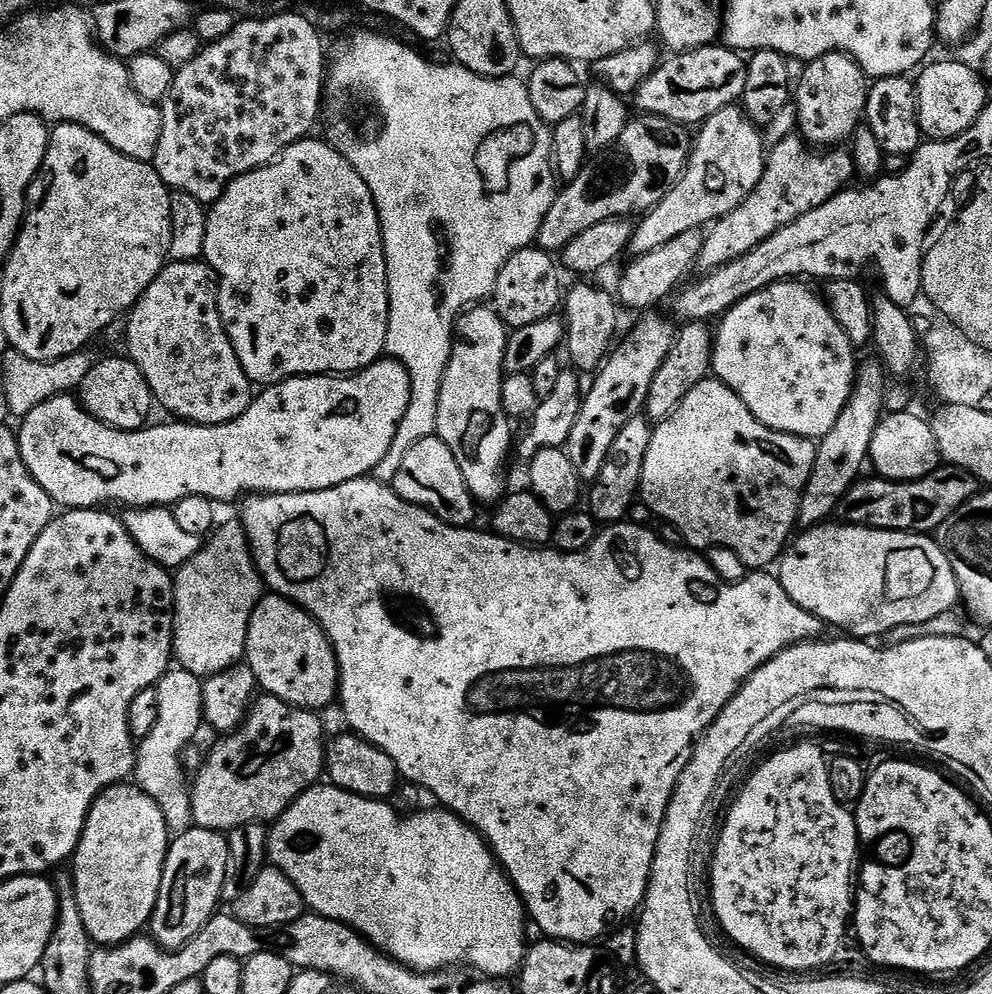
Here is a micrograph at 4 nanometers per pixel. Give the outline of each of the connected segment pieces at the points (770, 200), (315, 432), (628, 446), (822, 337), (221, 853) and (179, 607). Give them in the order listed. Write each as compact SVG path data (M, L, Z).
M796 134L778 141L773 148L771 145L764 162L762 182L758 182L758 186L754 186L754 190L746 198L746 202L742 202L742 206L738 206L738 210L726 214L707 229L704 245L700 251L699 267L704 267L704 270L721 268L723 264L734 262L734 258L742 258L742 254L754 250L754 246L758 246L766 238L770 238L770 234L774 234L779 228L784 228L790 222L802 218L802 214L806 214L811 208L822 206L827 200L844 191L846 186L853 183L855 176L856 165L852 163L851 151L817 150Z
M381 358L372 363L369 368L362 369L361 372L325 374L323 376L292 376L289 380L281 380L279 384L267 385L261 392L264 393L261 396L259 393L243 414L225 424L153 423L151 426L139 428L137 432L123 432L98 422L80 405L79 399L75 395L52 397L49 401L42 402L36 409L31 410L28 416L19 421L20 453L30 474L38 482L38 486L42 486L42 490L46 490L46 494L50 494L53 505L60 507L61 504L61 509L64 510L112 506L108 504L124 504L125 509L155 508L157 506L175 506L182 498L191 496L201 496L210 498L213 502L221 502L220 500L238 499L237 501L239 501L249 494L273 496L274 494L330 490L334 486L342 486L351 480L365 479L374 470L374 466L378 466L378 462L382 462L386 450L390 450L390 442L394 442L394 434L398 434L398 426L406 414L406 406L410 406L410 374L406 374L406 370L397 360Z
M643 415L635 416L630 422L626 422L626 426L622 426L622 430L618 430L618 438L614 438L614 446L610 446L610 454L606 454L606 462L602 462L602 470L598 474L598 478L591 481L589 490L586 492L587 507L590 509L592 517L601 525L611 526L621 523L625 519L624 516L632 508L632 503L637 503L638 493L640 490L640 479L642 478L642 466L646 462L646 450L650 450L650 438L652 437L653 425L649 423Z
M807 283L771 284L760 292L750 294L719 317L717 324L720 325L715 325L712 341L711 375L734 390L758 422L775 432L802 436L816 442L830 434L834 422L838 422L838 414L842 414L848 404L856 381L858 352L828 309L827 299L821 293L819 296L811 292L804 284Z
M193 826L169 843L162 886L150 921L150 935L160 947L175 950L186 946L210 917L217 915L227 869L228 837L225 833Z
M236 518L223 524L224 521L203 541L198 554L194 554L190 562L186 562L174 572L174 610L176 613L172 632L172 655L179 667L201 678L224 672L227 668L235 668L244 660L250 618L262 595L260 571L256 568L252 557L246 530Z

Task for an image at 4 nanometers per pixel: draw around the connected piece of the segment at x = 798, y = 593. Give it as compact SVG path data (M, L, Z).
M825 522L801 531L780 557L779 568L781 586L802 610L814 614L825 625L841 628L844 631L841 633L852 638L883 638L898 626L930 622L930 618L953 611L961 603L960 587L946 554L931 535L918 532L887 532L881 528Z

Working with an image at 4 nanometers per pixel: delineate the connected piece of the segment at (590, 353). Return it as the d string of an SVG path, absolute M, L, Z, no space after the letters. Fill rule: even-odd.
M576 282L572 289L567 289L562 300L562 319L566 325L566 349L568 360L577 373L595 373L608 358L617 343L616 327L620 324L618 300L604 288L595 288L592 282Z

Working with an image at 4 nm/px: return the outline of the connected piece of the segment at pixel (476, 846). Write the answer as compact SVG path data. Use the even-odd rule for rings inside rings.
M320 782L301 792L299 798L271 825L268 834L268 860L271 867L286 874L286 878L290 878L290 882L294 882L294 886L298 886L305 905L315 915L325 916L350 926L354 931L366 937L375 948L387 952L399 964L405 964L416 972L434 972L449 966L465 964L471 966L475 971L483 972L485 976L508 978L511 972L513 975L524 963L526 955L524 902L517 894L504 867L496 861L496 856L492 853L488 843L484 841L484 837L479 832L475 832L461 816L456 816L447 810L439 811L421 810L412 816L400 816L384 800L372 800L368 796L359 796L353 792L342 790L331 782Z

